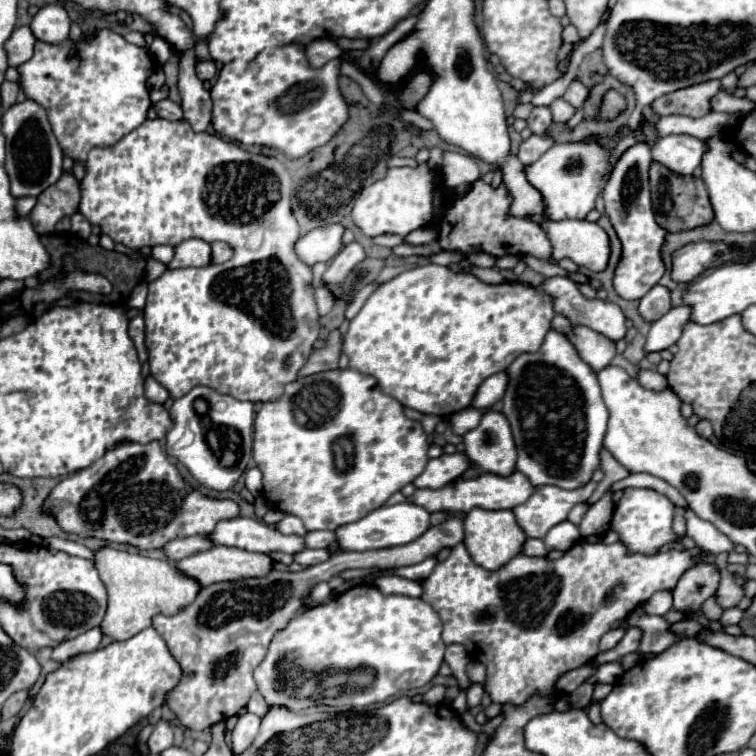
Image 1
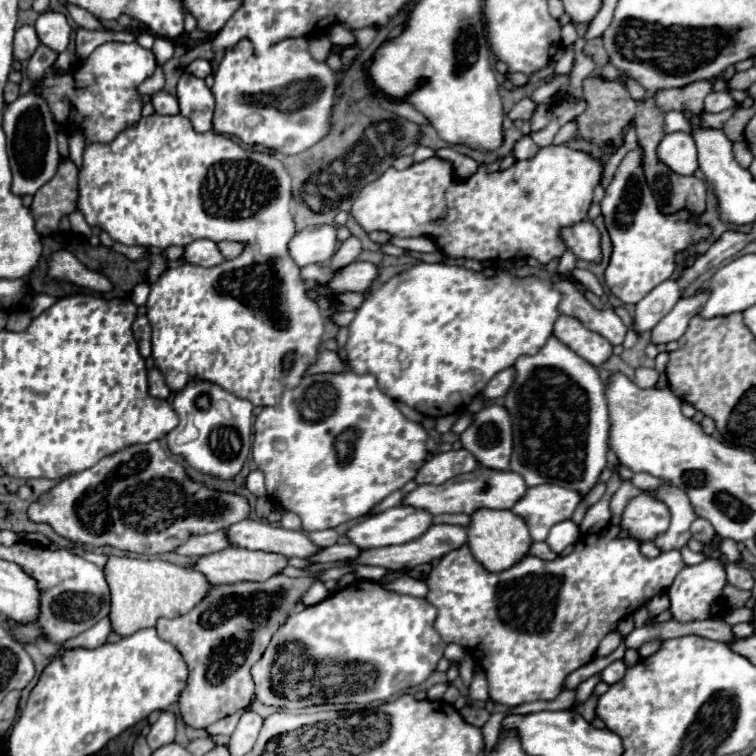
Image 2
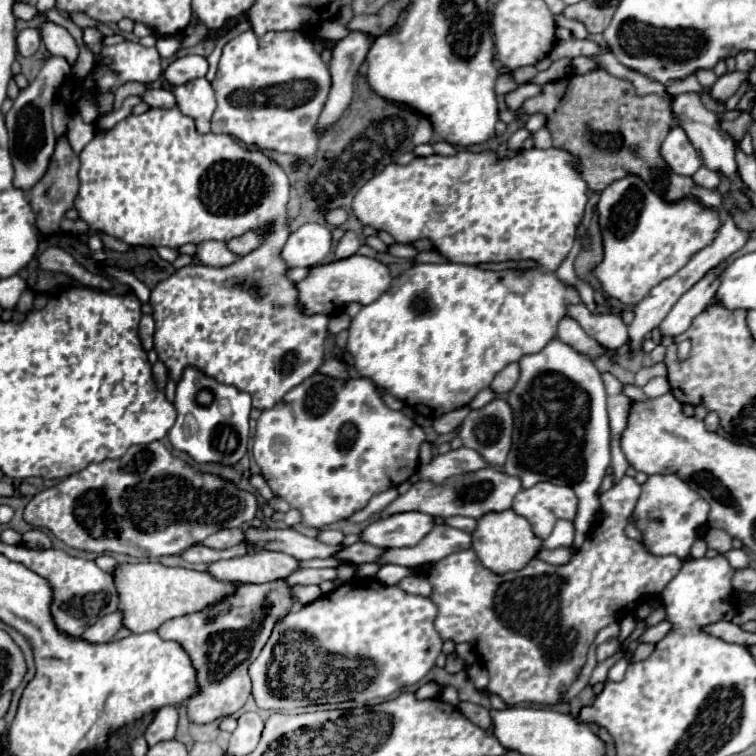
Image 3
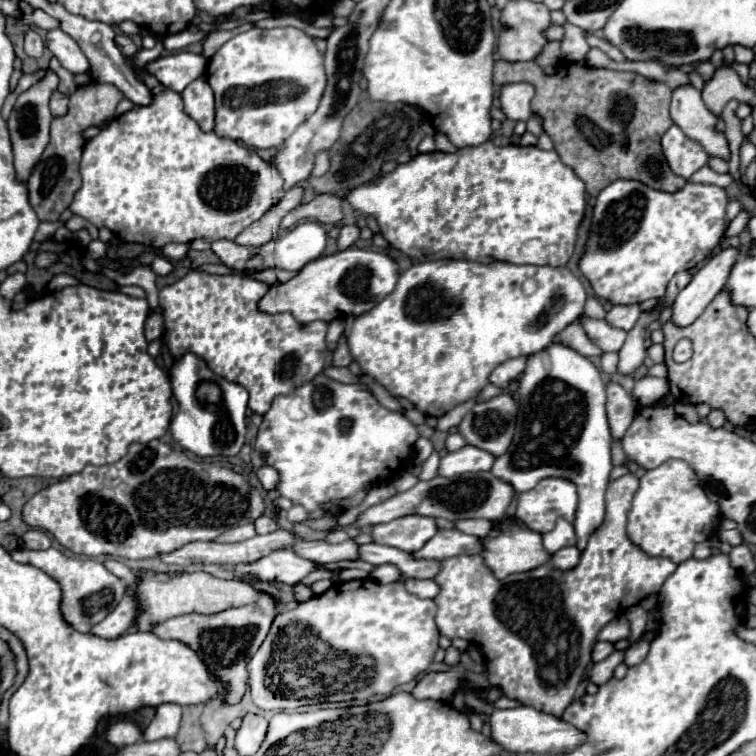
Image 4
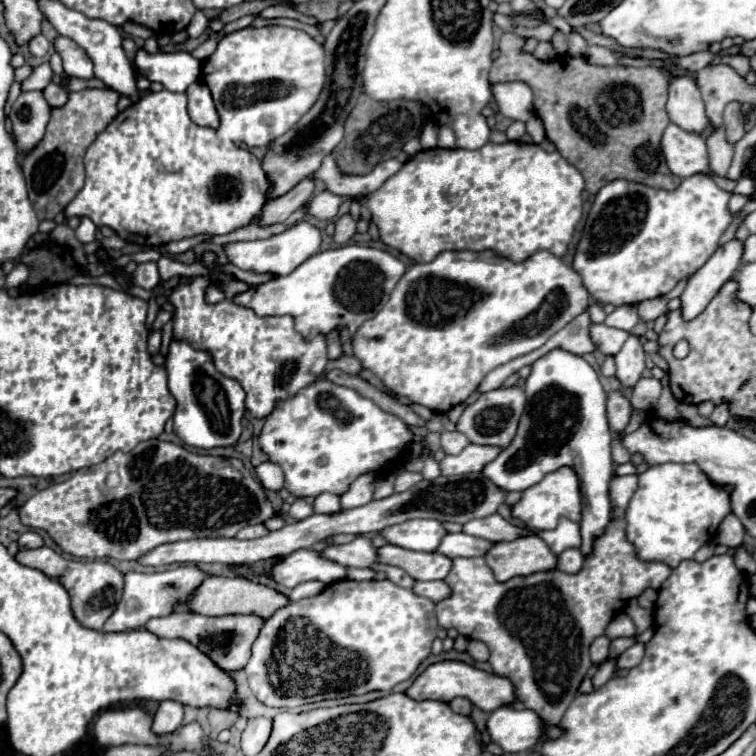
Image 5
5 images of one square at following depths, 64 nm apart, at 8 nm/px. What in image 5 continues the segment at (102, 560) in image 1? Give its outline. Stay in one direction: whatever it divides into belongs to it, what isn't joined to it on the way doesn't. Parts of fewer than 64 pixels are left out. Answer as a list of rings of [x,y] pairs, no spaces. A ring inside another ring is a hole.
[[[210,576],[202,582],[202,586],[196,590],[190,604],[184,604],[184,608],[204,614],[204,616],[228,616],[228,614],[254,614],[262,620],[268,620],[278,608],[286,606],[288,598],[264,584],[252,582],[248,578],[226,578],[226,576]]]

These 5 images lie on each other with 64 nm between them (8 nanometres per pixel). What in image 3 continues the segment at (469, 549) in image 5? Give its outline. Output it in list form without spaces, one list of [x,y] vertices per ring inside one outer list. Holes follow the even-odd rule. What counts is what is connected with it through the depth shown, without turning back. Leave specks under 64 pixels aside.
[[[434,526],[434,530],[420,544],[412,548],[386,550],[380,562],[392,562],[400,566],[434,564],[452,552],[462,552],[464,548],[472,548],[472,536],[468,532],[450,526]]]

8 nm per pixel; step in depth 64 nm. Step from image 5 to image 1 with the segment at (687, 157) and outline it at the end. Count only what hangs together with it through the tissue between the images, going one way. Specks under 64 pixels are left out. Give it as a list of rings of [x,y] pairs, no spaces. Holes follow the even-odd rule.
[[[664,136],[652,146],[652,158],[676,174],[692,174],[700,166],[700,154],[704,150],[704,142],[688,136]]]

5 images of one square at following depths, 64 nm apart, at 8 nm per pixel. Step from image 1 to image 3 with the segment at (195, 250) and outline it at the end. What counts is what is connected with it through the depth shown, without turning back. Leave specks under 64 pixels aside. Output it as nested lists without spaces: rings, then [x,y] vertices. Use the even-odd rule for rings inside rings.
[[[216,240],[200,242],[196,256],[198,256],[200,262],[206,264],[206,266],[228,266],[228,264],[234,264],[236,260],[240,260],[240,256],[236,256],[236,254],[226,246],[226,242],[216,242]]]

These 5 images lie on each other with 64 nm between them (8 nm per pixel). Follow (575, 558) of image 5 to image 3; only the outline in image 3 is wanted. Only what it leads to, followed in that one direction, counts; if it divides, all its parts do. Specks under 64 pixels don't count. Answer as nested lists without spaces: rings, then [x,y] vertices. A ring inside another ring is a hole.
[[[558,548],[558,550],[542,550],[538,554],[544,562],[548,564],[554,564],[554,566],[560,566],[560,564],[568,564],[568,560],[572,560],[574,556],[574,548]]]

